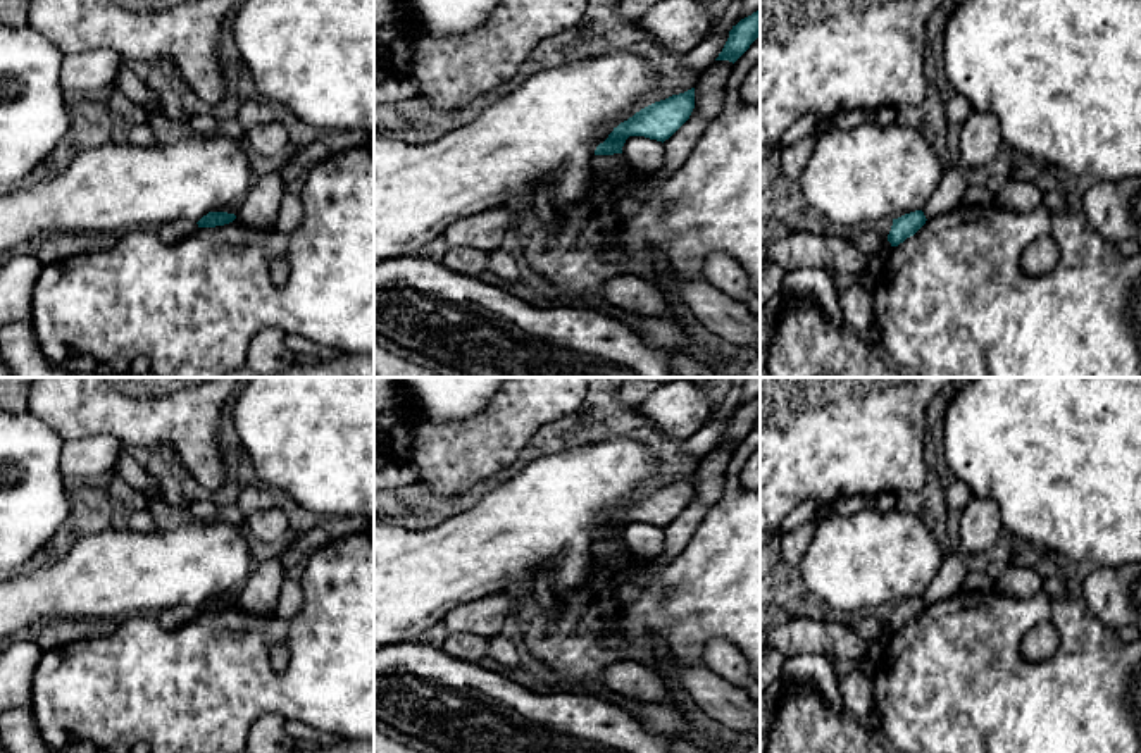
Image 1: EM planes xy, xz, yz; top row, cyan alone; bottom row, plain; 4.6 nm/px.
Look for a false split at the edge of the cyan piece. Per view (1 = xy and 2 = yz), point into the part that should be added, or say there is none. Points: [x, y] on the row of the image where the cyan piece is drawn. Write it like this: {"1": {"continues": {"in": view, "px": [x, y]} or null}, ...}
{"1": {"continues": null}, "2": {"continues": null}}

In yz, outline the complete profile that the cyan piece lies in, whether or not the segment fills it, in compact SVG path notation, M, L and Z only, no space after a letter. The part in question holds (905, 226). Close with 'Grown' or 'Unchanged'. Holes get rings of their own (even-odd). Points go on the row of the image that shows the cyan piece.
M915 210L898 219L893 219L888 241L891 243L891 246L898 246L907 238L913 236L926 224L926 221L927 219L922 210Z. Unchanged

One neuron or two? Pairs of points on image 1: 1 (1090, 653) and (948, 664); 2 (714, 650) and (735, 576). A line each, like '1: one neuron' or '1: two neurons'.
1: one neuron
2: two neurons

